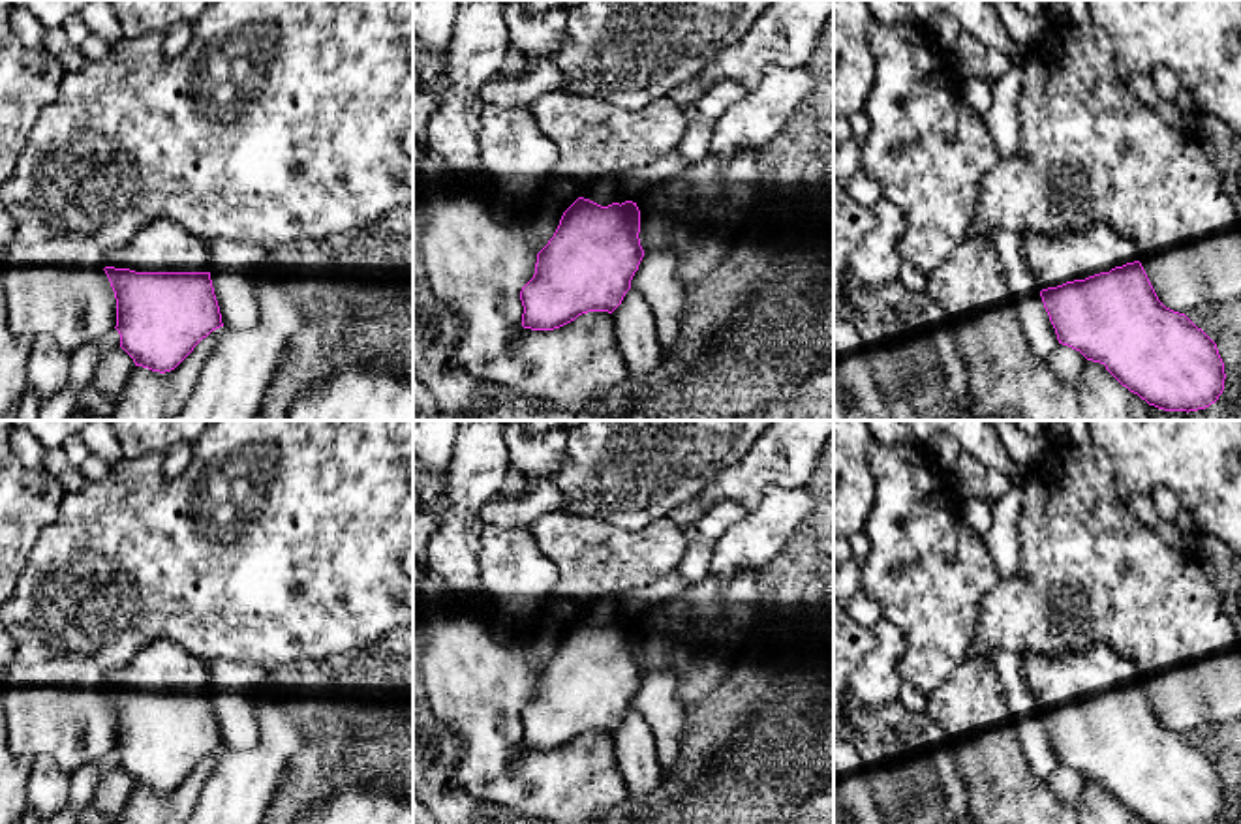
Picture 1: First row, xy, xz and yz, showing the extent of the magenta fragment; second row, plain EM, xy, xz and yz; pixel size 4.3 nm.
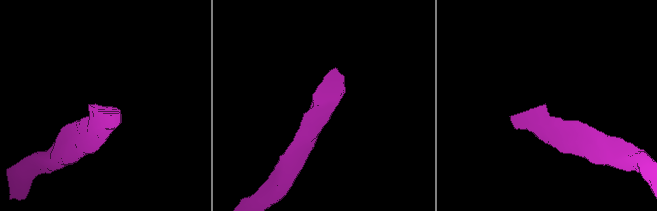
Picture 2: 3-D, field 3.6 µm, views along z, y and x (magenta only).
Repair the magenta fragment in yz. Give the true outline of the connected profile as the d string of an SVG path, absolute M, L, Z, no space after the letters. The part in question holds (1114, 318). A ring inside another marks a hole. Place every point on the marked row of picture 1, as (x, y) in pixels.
M1093 223L1083 233L1019 237L1059 343L1104 364L1123 387L1158 409L1188 413L1218 400L1226 374L1217 343L1158 300L1134 240L1108 223Z

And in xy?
M158 218L126 246L107 255L103 268L116 298L120 347L135 366L152 372L175 370L212 330L223 327L214 295L208 242L190 235L169 218Z

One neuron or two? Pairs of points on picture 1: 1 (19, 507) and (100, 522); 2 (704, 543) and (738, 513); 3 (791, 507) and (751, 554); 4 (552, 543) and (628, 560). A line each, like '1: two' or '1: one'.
1: two
2: one
3: one
4: one

